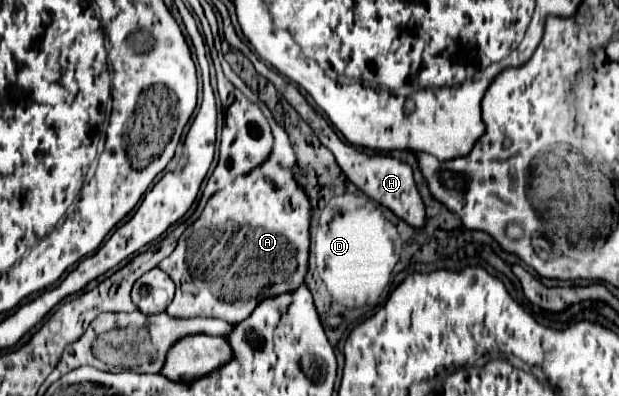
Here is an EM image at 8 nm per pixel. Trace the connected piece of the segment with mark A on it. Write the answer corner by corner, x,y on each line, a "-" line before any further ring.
270,111
266,117
274,131
270,159
218,191
206,203
200,219
186,227
174,253
158,265
176,283
176,297
166,309
172,317
216,317
236,325
248,319
262,299
296,291
306,281
312,205
294,177
296,155
288,133

